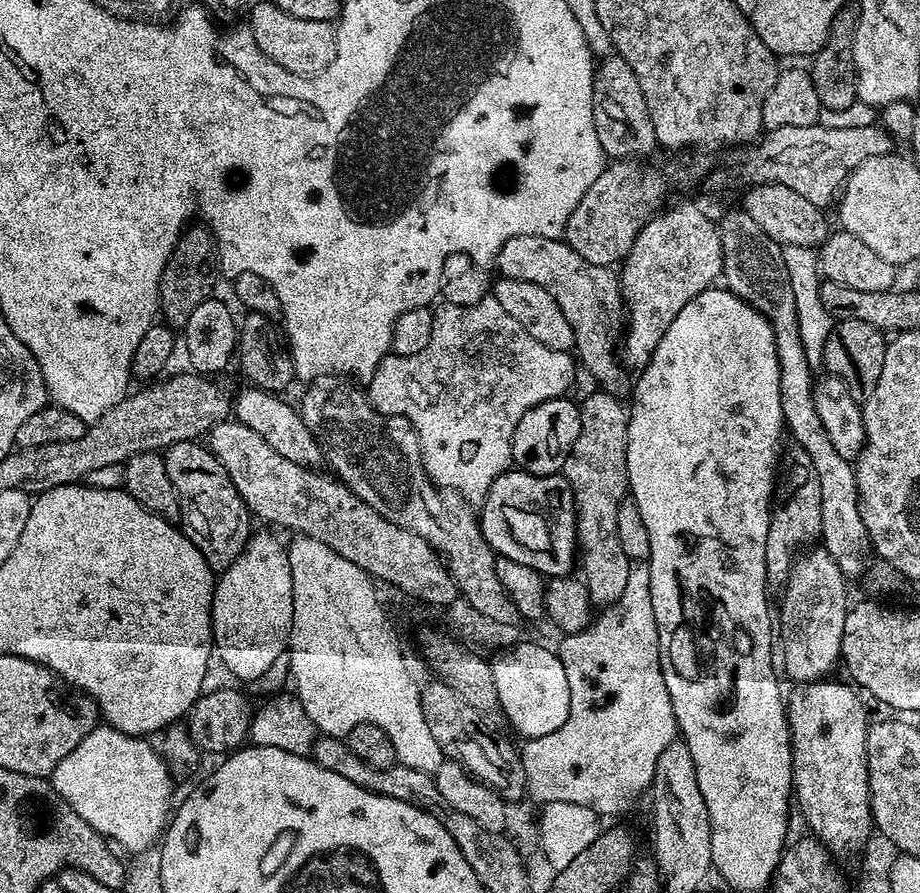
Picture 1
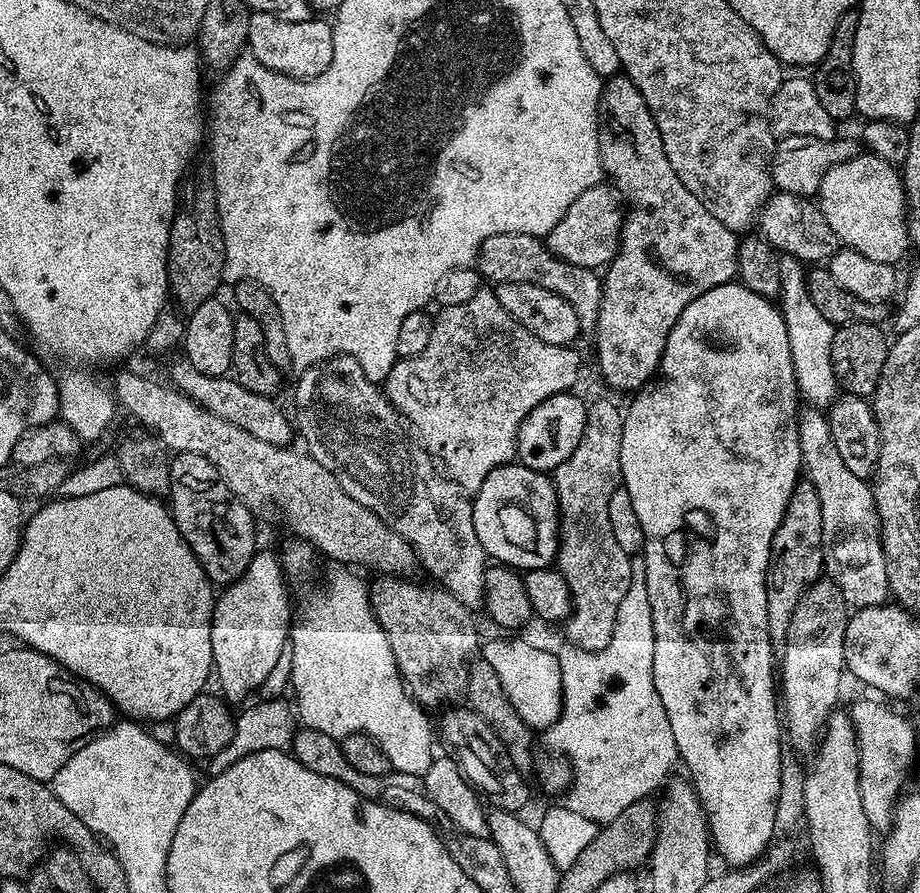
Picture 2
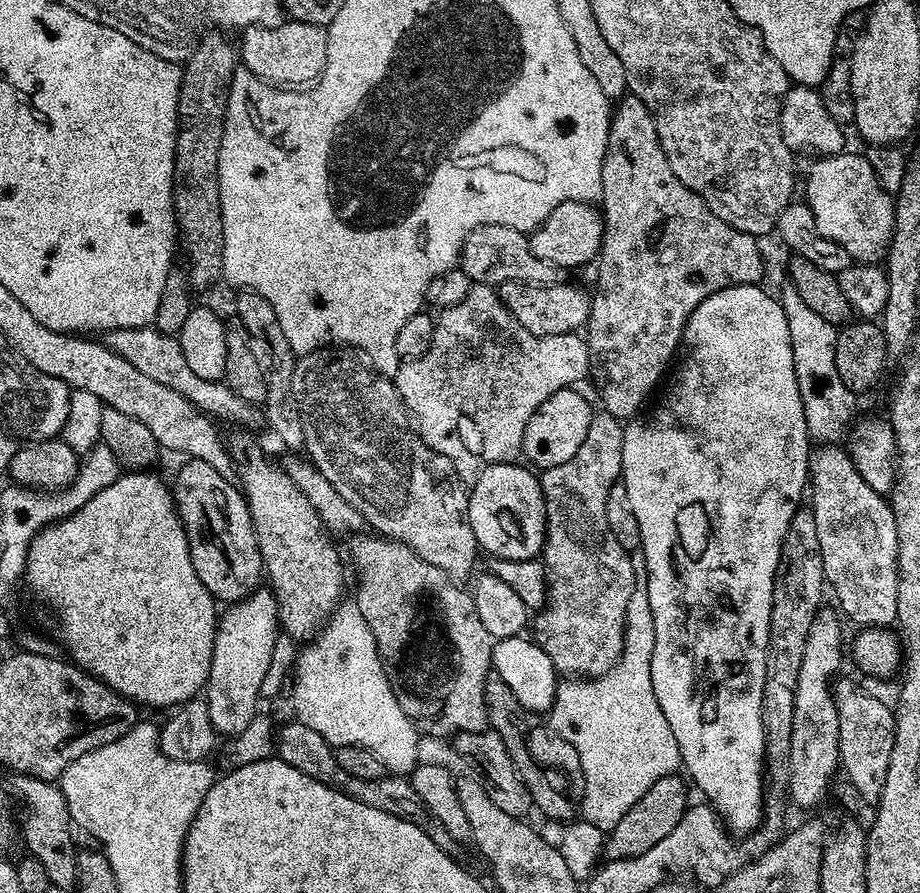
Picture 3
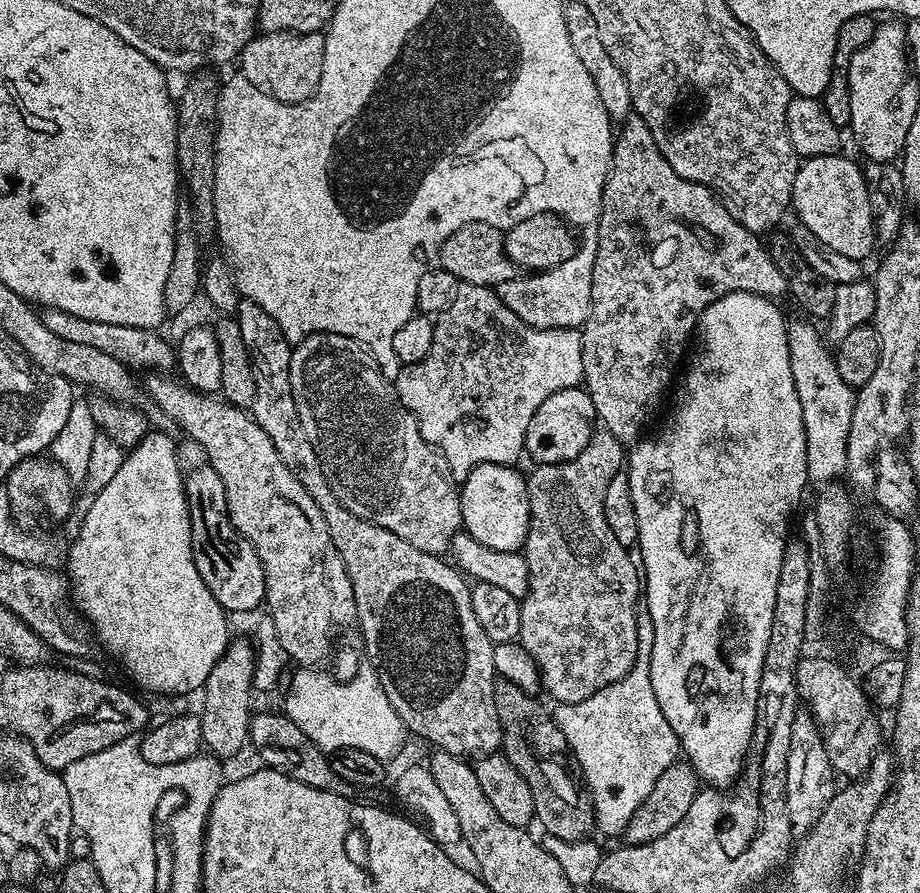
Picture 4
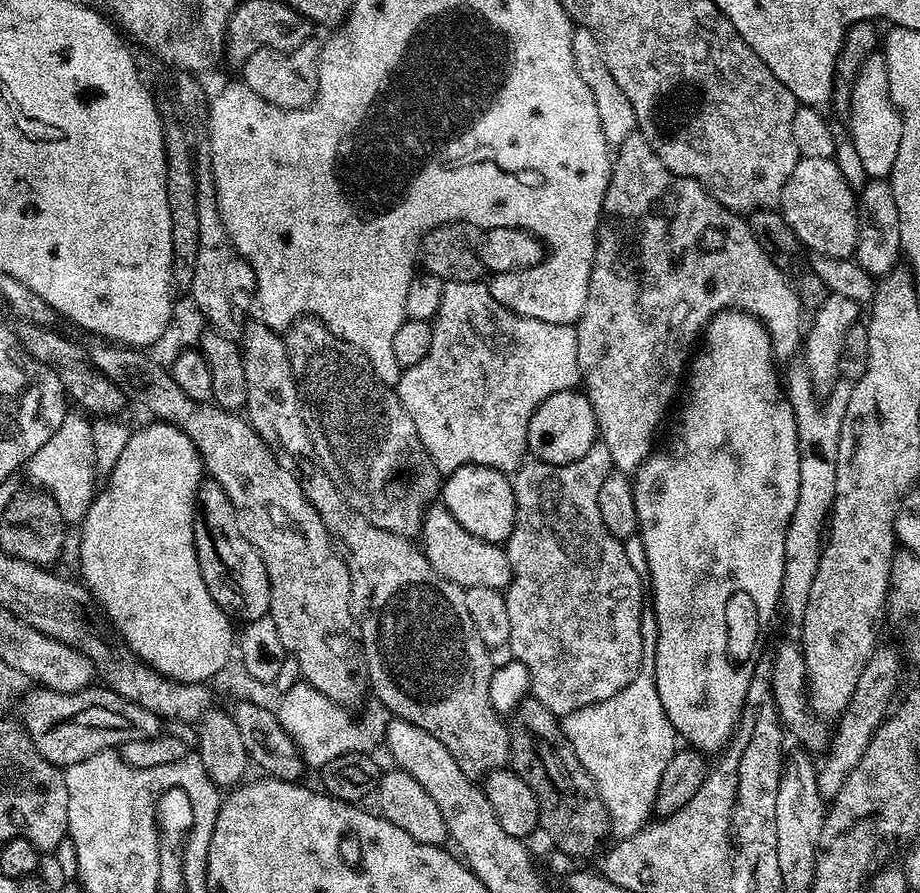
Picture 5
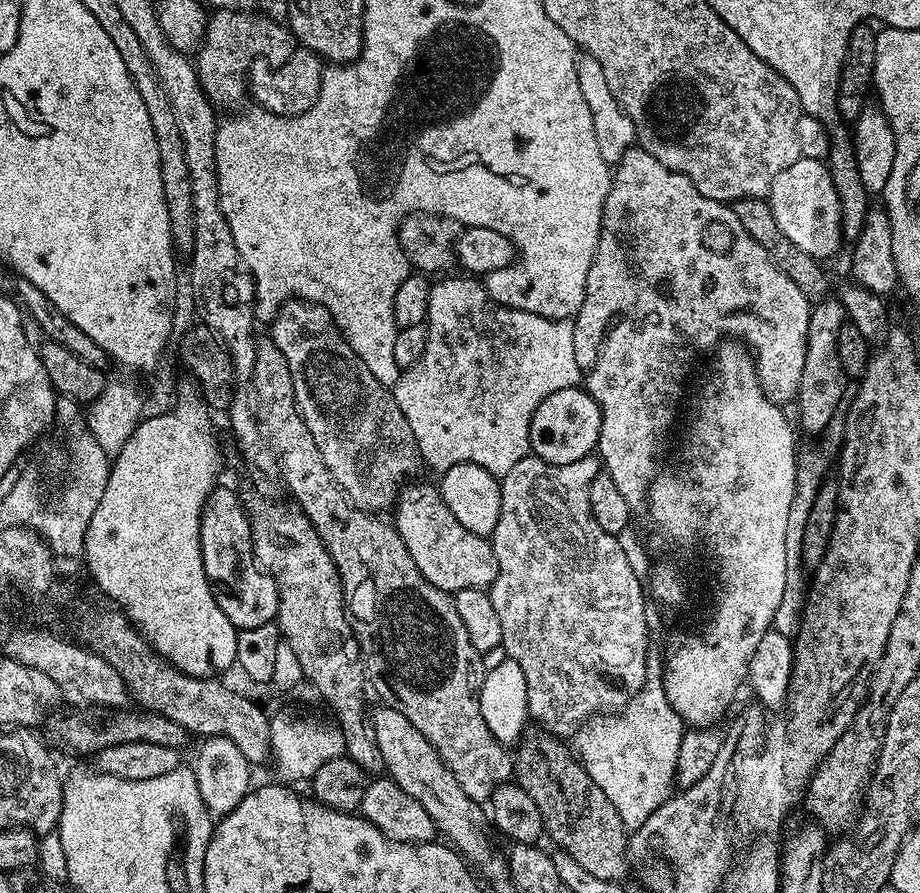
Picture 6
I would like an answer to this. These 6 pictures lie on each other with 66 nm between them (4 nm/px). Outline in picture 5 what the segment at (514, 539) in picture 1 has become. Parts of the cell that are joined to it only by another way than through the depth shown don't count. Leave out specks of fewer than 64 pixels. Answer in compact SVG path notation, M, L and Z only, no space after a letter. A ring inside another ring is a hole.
M467 464L447 473L442 484L442 503L448 513L470 534L491 544L503 545L516 521L516 503L511 479L497 468Z

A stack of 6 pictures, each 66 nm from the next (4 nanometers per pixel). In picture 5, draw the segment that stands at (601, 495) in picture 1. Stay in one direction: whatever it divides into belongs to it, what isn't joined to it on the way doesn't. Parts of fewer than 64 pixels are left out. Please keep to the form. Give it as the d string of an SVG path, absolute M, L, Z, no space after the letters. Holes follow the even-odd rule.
M597 442L578 458L569 464L547 464L535 458L520 465L511 477L516 503L516 521L506 541L506 551L512 567L512 581L504 592L506 611L510 614L510 638L508 647L512 651L513 661L526 666L529 672L529 686L531 699L542 702L546 710L550 710L556 717L563 718L574 710L582 710L582 706L590 706L594 702L602 702L606 698L614 698L630 683L634 674L638 674L642 662L644 639L640 633L640 618L646 608L646 588L640 585L640 576L628 557L625 545L606 526L602 526L602 514L598 511L598 494L602 491L602 482L614 471L610 450L602 442Z

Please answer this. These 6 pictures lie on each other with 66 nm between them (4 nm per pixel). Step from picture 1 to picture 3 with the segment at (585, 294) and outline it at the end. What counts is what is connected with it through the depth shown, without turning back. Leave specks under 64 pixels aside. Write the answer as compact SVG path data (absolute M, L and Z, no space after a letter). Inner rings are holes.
M487 224L476 228L464 240L458 266L472 279L473 284L499 286L516 281L522 284L551 285L561 279L561 269L550 262L542 262L528 245L528 236L519 228Z

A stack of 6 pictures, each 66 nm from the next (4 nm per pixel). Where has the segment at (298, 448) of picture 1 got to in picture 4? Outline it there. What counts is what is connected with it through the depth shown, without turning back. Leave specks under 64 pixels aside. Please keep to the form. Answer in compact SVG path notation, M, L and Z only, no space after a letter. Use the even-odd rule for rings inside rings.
M44 308L39 317L42 326L46 326L53 334L58 334L58 338L66 338L66 342L78 342L78 346L94 346L94 350L102 350L102 354L118 358L118 362L127 365L129 369L148 368L144 370L152 374L168 374L177 367L177 349L159 331L118 326L112 322L94 322L90 318L78 318L78 314L57 308Z

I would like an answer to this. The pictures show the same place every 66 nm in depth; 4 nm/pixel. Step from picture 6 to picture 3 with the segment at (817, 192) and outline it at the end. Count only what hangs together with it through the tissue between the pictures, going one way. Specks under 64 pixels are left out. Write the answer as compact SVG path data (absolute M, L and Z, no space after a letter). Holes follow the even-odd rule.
M845 150L839 152L836 156L826 156L817 159L813 164L816 165L808 172L808 185L805 186L804 192L808 195L806 203L808 209L814 214L814 223L818 226L818 234L822 234L822 238L830 238L830 242L838 242L838 246L842 246L842 250L846 250L846 254L850 254L853 261L862 264L874 264L883 261L888 254L888 243L892 241L892 231L896 228L896 205L890 193L878 182L878 178L872 169L872 163L869 162L867 155L860 153L859 156L856 152Z

